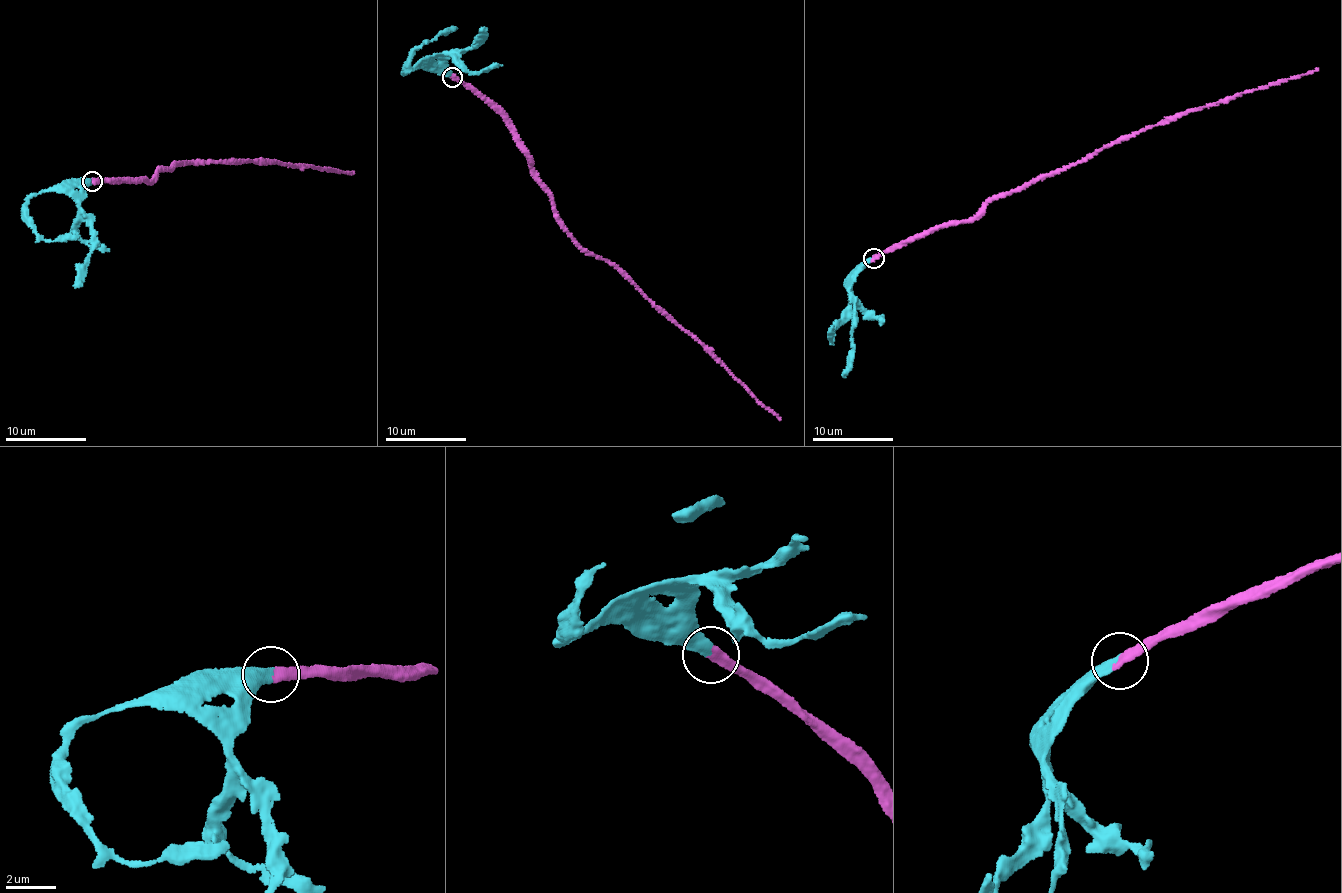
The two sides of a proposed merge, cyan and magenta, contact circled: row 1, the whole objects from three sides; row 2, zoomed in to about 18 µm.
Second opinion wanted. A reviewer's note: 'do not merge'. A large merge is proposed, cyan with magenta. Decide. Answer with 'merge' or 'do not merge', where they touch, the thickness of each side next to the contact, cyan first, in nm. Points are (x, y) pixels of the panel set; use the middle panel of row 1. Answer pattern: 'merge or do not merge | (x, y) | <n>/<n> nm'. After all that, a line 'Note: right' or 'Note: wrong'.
merge | (452, 77) | 360/320 nm
Note: wrong

